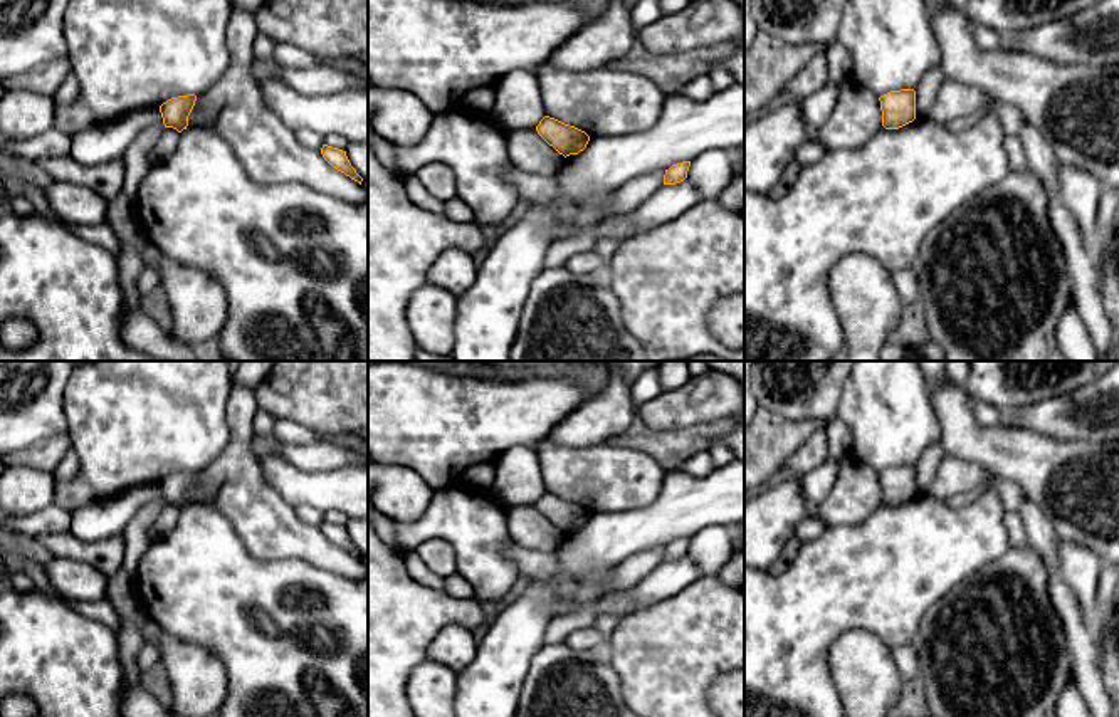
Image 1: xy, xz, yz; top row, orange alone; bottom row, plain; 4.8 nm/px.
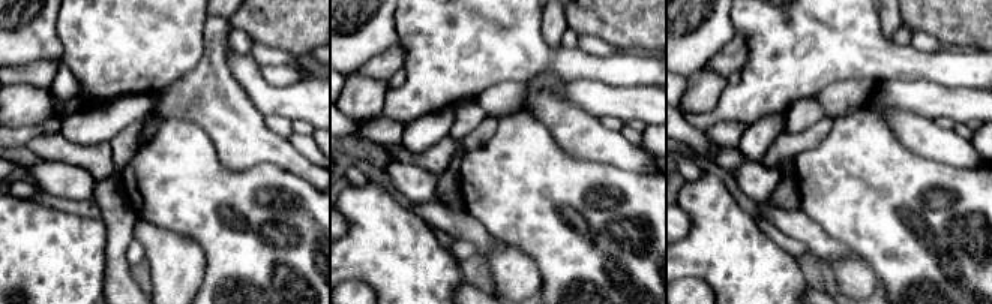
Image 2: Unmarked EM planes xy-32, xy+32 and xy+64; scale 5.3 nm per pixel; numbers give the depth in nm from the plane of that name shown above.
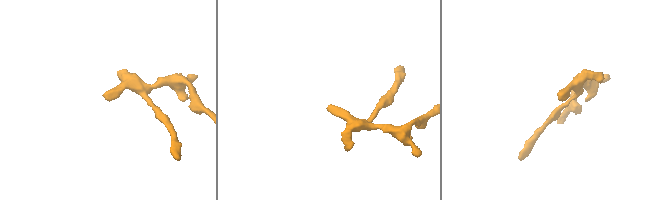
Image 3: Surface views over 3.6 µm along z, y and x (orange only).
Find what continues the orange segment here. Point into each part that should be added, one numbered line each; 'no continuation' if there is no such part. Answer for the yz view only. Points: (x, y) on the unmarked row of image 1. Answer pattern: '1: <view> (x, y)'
no continuation

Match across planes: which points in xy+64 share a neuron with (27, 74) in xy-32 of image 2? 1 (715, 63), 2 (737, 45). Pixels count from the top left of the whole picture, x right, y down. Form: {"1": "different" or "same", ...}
{"1": "same", "2": "same"}

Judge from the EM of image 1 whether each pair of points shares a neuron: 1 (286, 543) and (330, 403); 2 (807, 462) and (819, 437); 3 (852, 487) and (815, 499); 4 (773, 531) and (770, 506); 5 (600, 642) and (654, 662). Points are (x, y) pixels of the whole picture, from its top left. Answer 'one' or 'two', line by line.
1: two
2: one
3: two
4: one
5: two

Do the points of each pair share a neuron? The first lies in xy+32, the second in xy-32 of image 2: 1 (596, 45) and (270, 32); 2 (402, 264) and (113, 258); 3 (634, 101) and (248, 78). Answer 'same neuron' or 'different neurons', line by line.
1: different neurons
2: different neurons
3: same neuron

